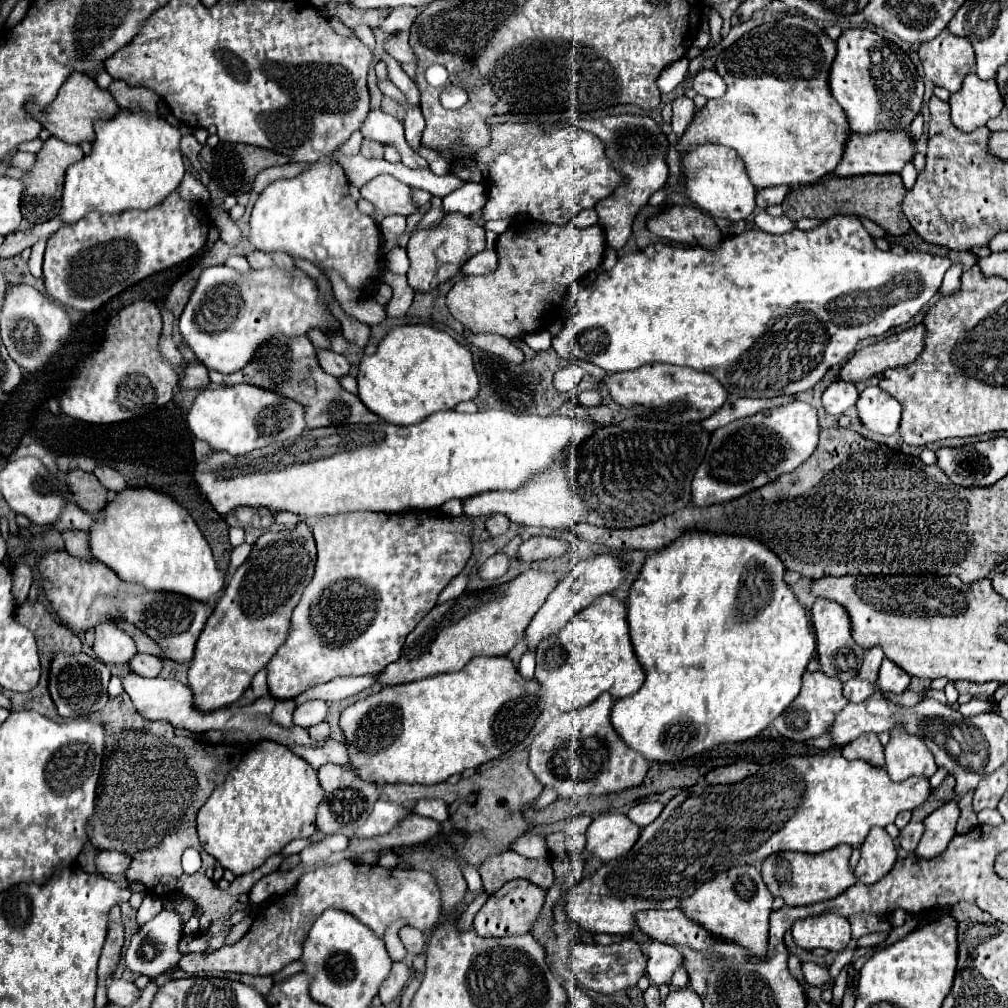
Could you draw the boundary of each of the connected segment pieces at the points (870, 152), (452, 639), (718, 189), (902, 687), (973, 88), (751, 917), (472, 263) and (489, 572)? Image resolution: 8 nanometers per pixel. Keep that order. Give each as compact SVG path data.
M876 131L870 135L850 135L844 143L844 155L830 177L856 177L868 173L900 173L904 163L912 161L916 153L908 131Z
M528 569L508 583L480 591L466 591L458 599L436 605L406 637L406 649L400 659L382 671L378 683L398 685L438 673L460 671L476 655L508 655L510 649L524 637L524 629L544 605L546 597L554 591L558 581L560 577L554 571Z
M700 145L692 149L690 155L682 161L684 177L686 177L686 195L702 209L706 209L712 217L742 221L750 217L756 209L756 189L750 183L742 161L738 161L732 149L720 145Z
M884 659L880 667L880 675L878 675L878 687L884 693L900 695L908 689L908 685L910 685L910 675L902 671L898 665L894 665L890 659Z
M974 73L966 75L962 89L950 95L950 111L952 123L958 125L960 131L974 131L986 125L988 119L996 117L1004 107L1004 101L998 93L996 81L982 81Z
M756 865L734 867L726 873L718 873L712 881L696 889L694 895L680 901L684 915L710 931L712 937L742 945L752 957L766 957L768 951L768 917L772 913L774 897L766 889L760 869Z
M484 249L480 253L476 253L472 259L466 261L466 265L462 267L462 271L466 275L488 275L498 267L498 257L496 251L492 249Z
M496 553L478 567L478 577L480 579L498 579L506 573L506 569L508 569L508 557L504 553Z

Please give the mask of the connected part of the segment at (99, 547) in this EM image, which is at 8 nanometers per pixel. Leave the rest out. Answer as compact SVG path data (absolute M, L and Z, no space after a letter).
M124 489L90 529L94 559L110 567L128 583L142 583L150 591L170 591L194 601L212 603L224 585L226 573L218 567L207 540L194 519L164 493L152 489Z

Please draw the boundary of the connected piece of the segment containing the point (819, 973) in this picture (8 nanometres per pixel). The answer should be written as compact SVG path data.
M804 963L802 965L802 971L806 975L806 981L810 985L816 985L816 987L824 987L824 985L830 985L830 971L826 967L820 967L816 963Z

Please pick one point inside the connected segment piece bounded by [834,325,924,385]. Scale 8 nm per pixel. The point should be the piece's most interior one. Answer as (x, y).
(897, 350)

